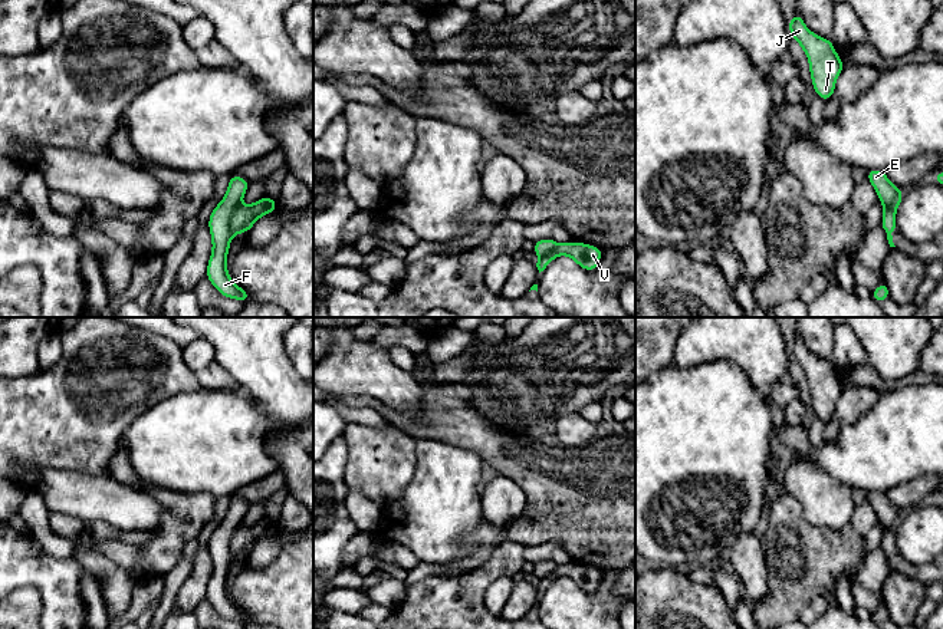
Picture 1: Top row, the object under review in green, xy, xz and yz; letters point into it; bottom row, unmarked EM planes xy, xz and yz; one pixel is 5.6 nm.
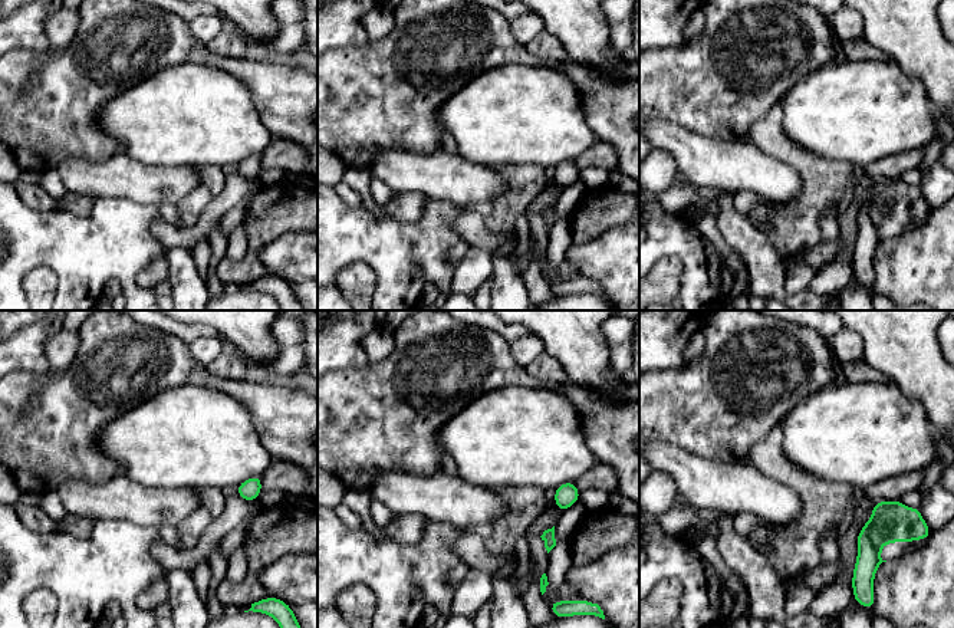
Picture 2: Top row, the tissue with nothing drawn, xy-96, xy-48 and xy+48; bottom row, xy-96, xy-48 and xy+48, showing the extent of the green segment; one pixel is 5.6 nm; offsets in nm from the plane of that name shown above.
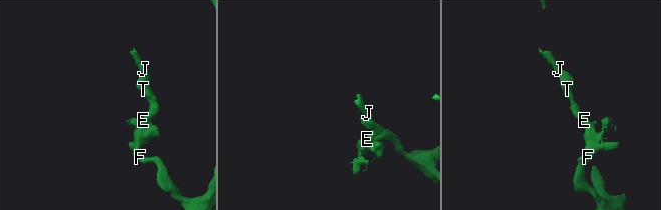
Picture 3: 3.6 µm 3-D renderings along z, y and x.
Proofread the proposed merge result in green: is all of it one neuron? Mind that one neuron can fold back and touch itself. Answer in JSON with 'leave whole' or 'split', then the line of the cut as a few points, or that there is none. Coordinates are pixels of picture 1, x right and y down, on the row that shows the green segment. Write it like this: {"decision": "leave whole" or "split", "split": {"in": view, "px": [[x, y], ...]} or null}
{"decision": "split", "split": {"in": "xy", "px": [[239, 203], [229, 223], [232, 233]]}}

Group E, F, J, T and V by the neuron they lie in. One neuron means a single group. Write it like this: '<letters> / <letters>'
E F J T / V

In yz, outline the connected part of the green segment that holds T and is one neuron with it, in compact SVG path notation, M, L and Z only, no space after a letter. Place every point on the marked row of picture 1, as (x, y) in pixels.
M799 13L788 20L788 30L806 53L815 95L827 102L835 95L835 83L845 63L840 59L831 39L811 32Z

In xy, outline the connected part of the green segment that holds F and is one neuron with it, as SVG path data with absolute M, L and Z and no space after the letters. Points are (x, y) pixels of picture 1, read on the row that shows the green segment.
M230 175L229 188L223 200L214 207L208 217L208 231L211 234L213 250L208 258L206 277L214 289L227 299L249 302L250 293L239 287L229 276L227 253L233 238L229 225L236 207L244 197L249 181L240 175Z

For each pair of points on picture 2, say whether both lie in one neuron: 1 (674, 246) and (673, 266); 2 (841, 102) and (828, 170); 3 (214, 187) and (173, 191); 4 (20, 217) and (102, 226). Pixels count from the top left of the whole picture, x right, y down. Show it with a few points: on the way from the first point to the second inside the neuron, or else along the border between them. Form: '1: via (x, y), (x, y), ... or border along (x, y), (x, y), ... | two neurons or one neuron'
1: border along (658, 259), (677, 257), (680, 260), (680, 289) | two neurons
2: border along (799, 145), (818, 155), (845, 160), (854, 164) | two neurons
3: border along (200, 167), (198, 183), (176, 204) | two neurons
4: via (40, 227), (82, 227) | one neuron

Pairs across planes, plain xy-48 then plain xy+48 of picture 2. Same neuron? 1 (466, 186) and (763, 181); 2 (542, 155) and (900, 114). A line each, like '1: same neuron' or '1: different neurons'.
1: same neuron
2: same neuron

